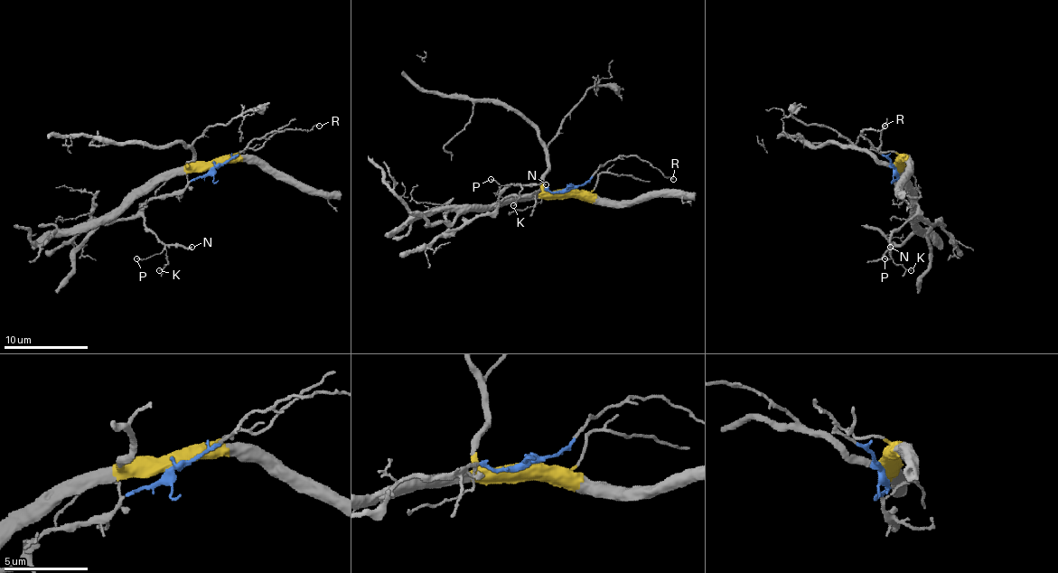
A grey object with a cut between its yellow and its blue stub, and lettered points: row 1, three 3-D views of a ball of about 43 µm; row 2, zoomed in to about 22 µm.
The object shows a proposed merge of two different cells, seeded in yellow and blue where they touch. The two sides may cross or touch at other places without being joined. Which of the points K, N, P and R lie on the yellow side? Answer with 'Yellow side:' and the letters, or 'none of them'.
Yellow side: none of them

